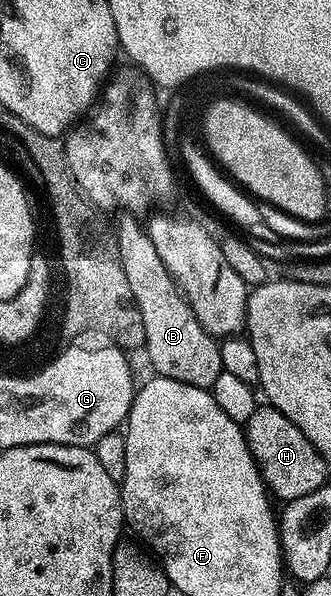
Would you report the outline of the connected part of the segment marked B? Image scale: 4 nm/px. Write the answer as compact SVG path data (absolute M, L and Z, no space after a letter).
M124 214L120 225L115 225L116 244L120 248L120 264L126 270L126 282L134 294L134 302L142 314L142 326L146 330L143 351L148 352L152 372L157 376L174 378L174 382L186 382L211 390L218 374L224 371L217 337L209 334L198 322L188 299L180 293L176 280L166 270L154 242L148 236L145 225L135 220L135 215Z

